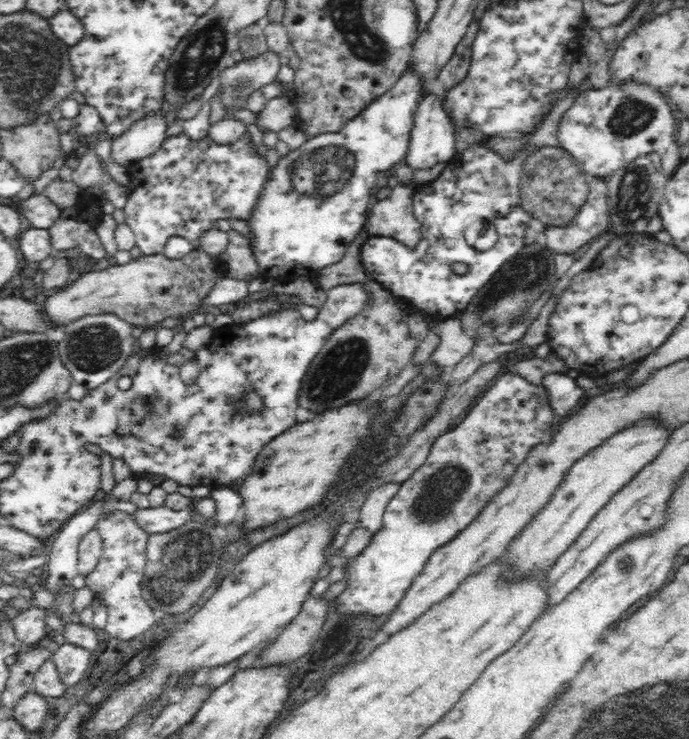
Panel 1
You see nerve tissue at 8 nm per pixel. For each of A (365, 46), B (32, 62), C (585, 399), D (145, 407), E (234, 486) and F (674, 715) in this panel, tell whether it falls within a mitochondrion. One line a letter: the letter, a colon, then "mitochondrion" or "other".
A: mitochondrion
B: mitochondrion
C: other
D: mitochondrion
E: other
F: mitochondrion

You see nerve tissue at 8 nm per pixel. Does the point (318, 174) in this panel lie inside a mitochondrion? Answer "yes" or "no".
yes

